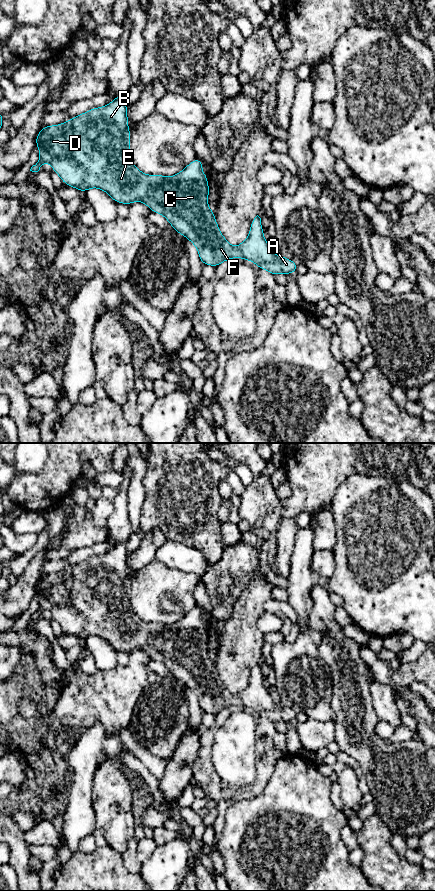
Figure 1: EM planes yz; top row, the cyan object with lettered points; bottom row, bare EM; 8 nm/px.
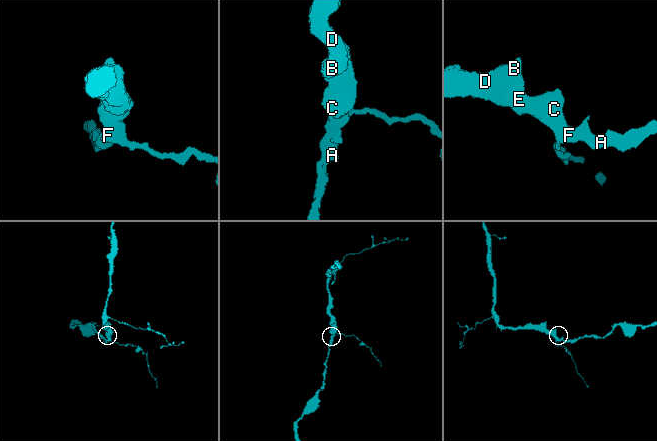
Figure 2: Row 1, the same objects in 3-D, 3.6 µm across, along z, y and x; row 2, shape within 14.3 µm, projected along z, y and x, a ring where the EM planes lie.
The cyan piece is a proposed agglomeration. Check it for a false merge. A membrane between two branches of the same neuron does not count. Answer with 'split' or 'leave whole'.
leave whole

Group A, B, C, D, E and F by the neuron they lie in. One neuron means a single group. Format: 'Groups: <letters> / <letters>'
Groups: A B C D E F

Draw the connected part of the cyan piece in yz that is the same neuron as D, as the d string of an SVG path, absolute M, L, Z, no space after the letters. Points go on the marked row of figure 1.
M119 95L106 106L93 108L62 124L43 127L36 137L40 159L30 171L38 172L44 163L50 163L65 184L82 193L90 188L98 188L115 202L130 205L139 201L146 204L152 212L163 215L175 231L194 244L205 265L217 267L226 260L242 257L244 261L250 260L274 276L297 271L295 262L273 253L264 238L258 215L251 222L248 237L237 247L224 238L214 212L208 206L208 179L202 171L201 160L194 159L181 172L171 177L142 173L132 163L130 156L128 122L126 97Z

